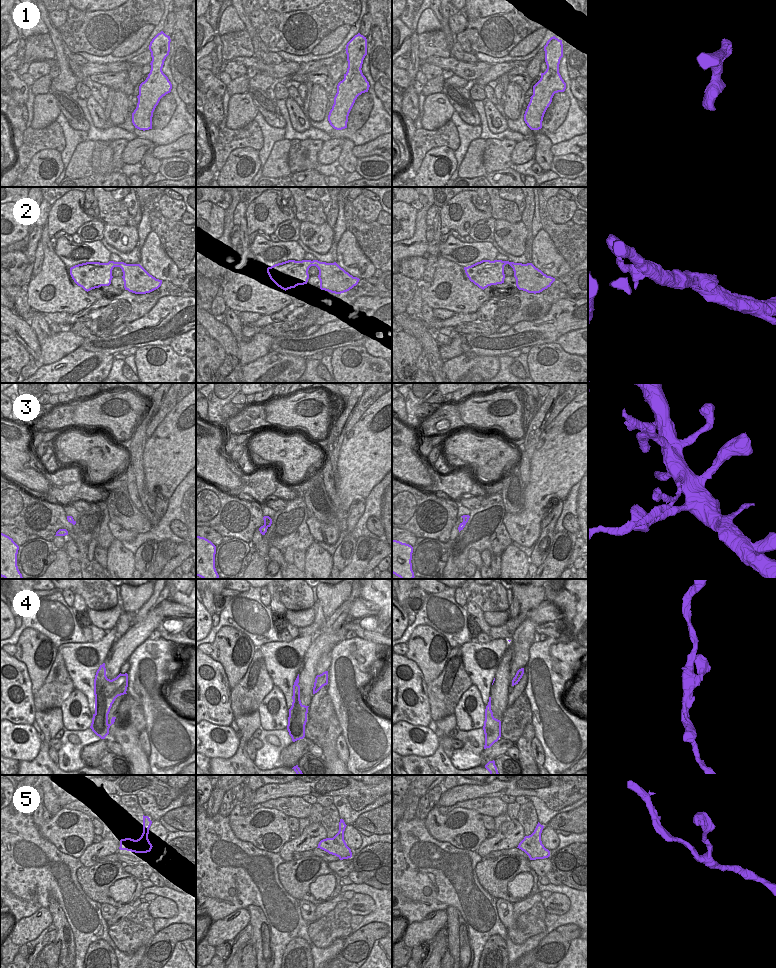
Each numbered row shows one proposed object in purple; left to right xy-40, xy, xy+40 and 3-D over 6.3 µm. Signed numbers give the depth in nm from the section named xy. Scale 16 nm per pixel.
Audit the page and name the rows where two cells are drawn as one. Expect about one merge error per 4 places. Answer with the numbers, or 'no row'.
3

